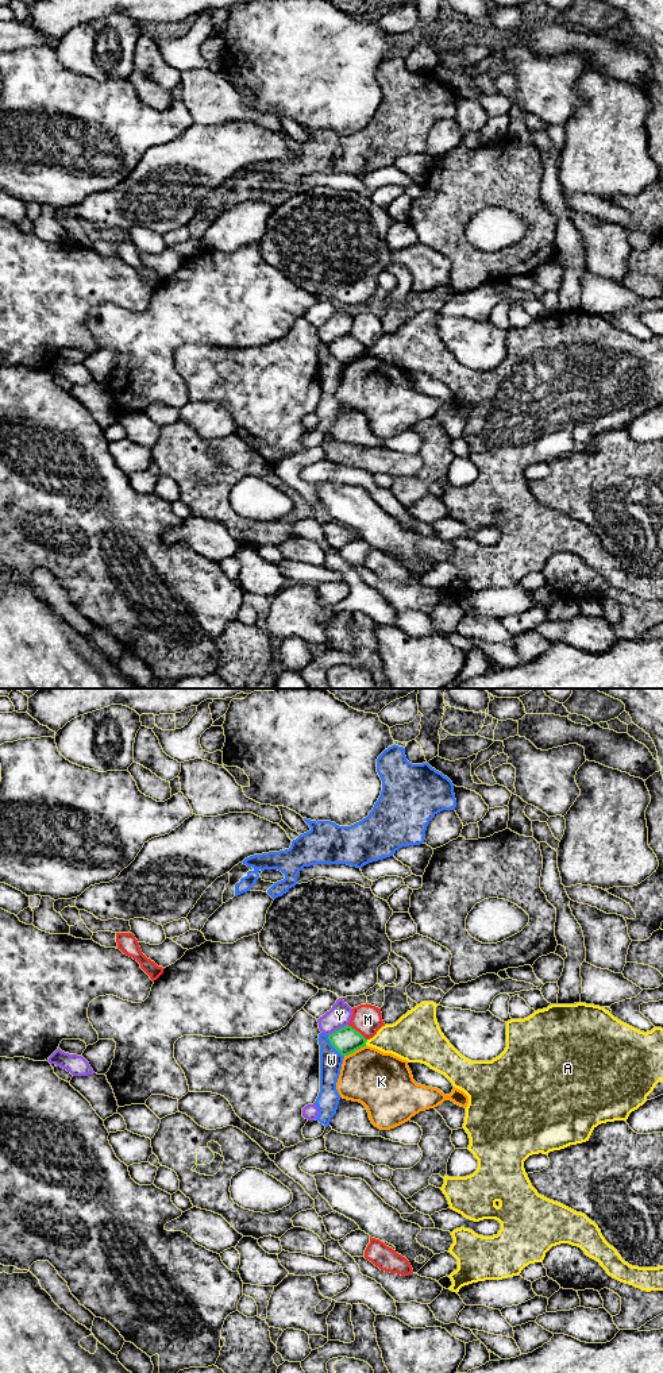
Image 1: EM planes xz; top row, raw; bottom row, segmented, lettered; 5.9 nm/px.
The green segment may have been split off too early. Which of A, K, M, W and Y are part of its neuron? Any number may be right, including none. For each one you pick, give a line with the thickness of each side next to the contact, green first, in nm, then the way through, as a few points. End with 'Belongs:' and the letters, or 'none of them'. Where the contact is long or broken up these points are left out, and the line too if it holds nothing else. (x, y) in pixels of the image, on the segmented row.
Belongs: none of them

